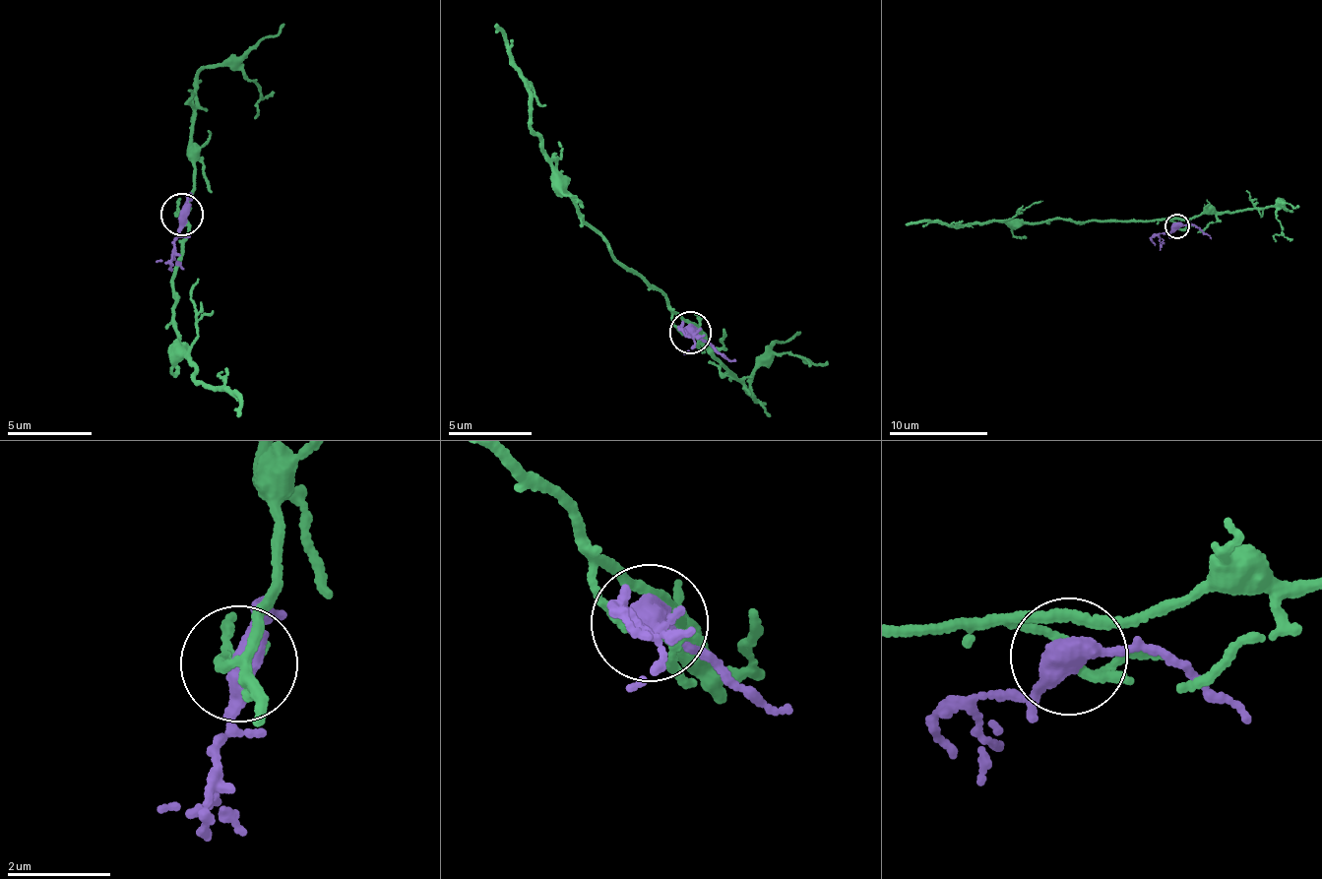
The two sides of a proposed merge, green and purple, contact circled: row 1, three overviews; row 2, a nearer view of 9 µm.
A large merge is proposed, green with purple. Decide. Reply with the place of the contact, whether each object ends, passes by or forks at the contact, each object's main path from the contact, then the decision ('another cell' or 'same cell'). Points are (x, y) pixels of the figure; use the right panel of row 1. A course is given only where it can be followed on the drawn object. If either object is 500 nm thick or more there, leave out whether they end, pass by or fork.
place (1176, 225); green forks; purple passes by; course green (1176, 224), (1165, 219), (1038, 221), (1018, 225), (1002, 220), (973, 223), (957, 228), (906, 224); course purple (1177, 225), (1177, 229), (1159, 235), (1161, 239); another cell

